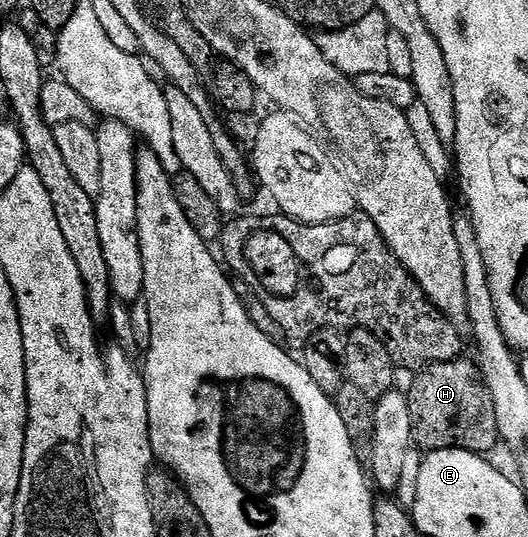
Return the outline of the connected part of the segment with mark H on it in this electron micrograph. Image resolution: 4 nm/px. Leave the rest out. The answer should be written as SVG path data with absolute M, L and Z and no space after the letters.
M473 360L438 361L417 374L418 377L408 388L411 409L411 431L413 444L422 451L431 449L466 449L469 453L489 454L489 449L500 445L500 434L496 423L496 407L492 395L482 378L482 370Z

